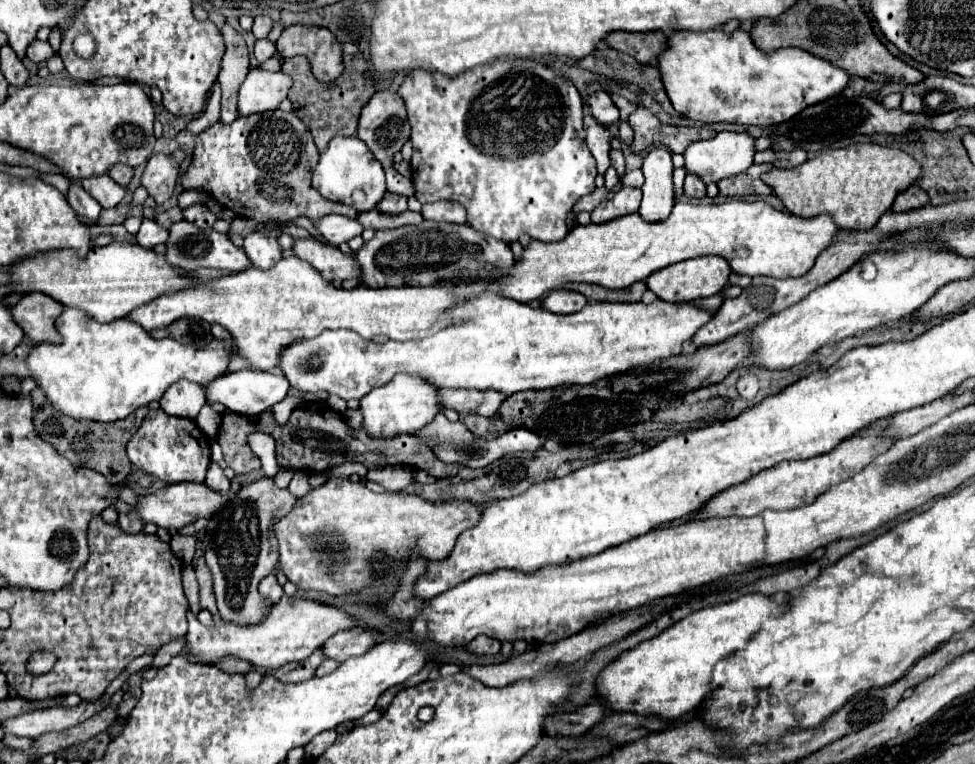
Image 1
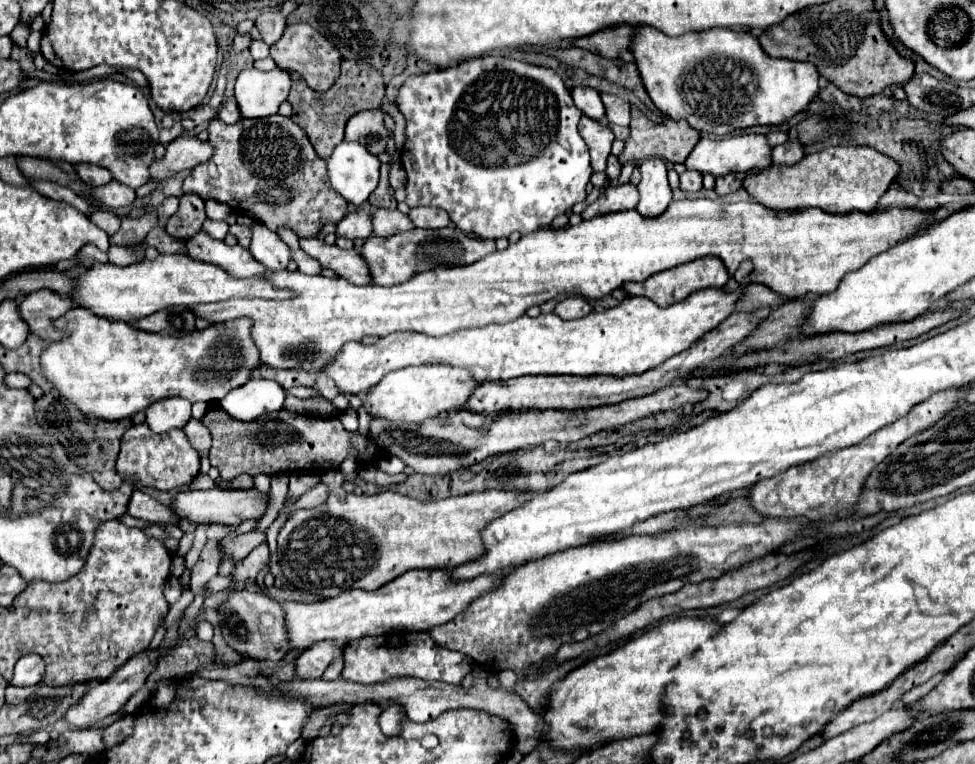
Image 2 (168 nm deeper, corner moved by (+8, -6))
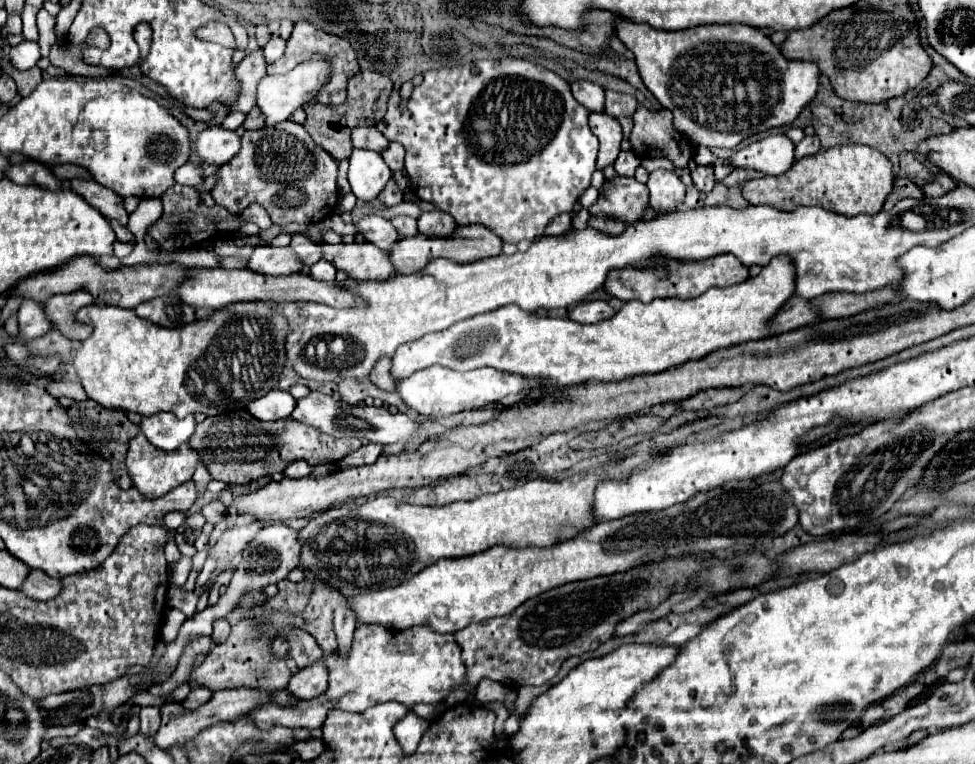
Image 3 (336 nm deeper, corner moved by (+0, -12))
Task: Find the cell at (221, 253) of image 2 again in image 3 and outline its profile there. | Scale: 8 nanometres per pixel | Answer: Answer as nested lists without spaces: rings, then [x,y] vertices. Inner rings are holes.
[[[257,246],[253,250],[253,256],[249,260],[249,268],[253,272],[269,274],[269,276],[281,276],[281,274],[293,274],[301,270],[299,258],[291,254],[287,248],[273,248],[273,246]]]

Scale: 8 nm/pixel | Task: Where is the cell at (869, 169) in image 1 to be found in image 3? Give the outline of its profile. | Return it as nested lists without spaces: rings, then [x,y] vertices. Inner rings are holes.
[[[843,144],[797,160],[783,176],[747,180],[741,192],[749,204],[769,204],[779,210],[821,206],[843,216],[855,216],[879,212],[893,190],[893,178],[893,166],[879,150],[863,144]]]

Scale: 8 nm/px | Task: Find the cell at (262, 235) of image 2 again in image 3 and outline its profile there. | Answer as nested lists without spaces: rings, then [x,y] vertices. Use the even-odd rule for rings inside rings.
[[[297,234],[293,236],[289,248],[303,260],[303,264],[313,266],[315,262],[319,262],[323,258],[323,250],[319,250],[319,244],[313,242],[309,236],[305,234]]]

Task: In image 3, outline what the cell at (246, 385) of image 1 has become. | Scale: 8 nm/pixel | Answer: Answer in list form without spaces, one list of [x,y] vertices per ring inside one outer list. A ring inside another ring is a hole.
[[[271,390],[265,396],[253,400],[247,410],[259,420],[279,420],[289,418],[295,408],[295,398],[283,390]]]

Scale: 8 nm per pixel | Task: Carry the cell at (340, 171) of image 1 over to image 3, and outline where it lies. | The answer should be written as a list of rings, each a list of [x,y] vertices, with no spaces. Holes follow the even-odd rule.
[[[353,150],[349,158],[349,184],[351,192],[363,200],[375,200],[391,178],[389,166],[383,162],[379,152],[373,150]]]

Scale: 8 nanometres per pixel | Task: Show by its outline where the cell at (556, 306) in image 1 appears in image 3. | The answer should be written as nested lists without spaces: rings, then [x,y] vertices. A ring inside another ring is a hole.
[[[591,300],[591,302],[581,302],[577,304],[571,312],[569,318],[581,324],[595,324],[611,318],[615,310],[605,302],[605,300]]]

